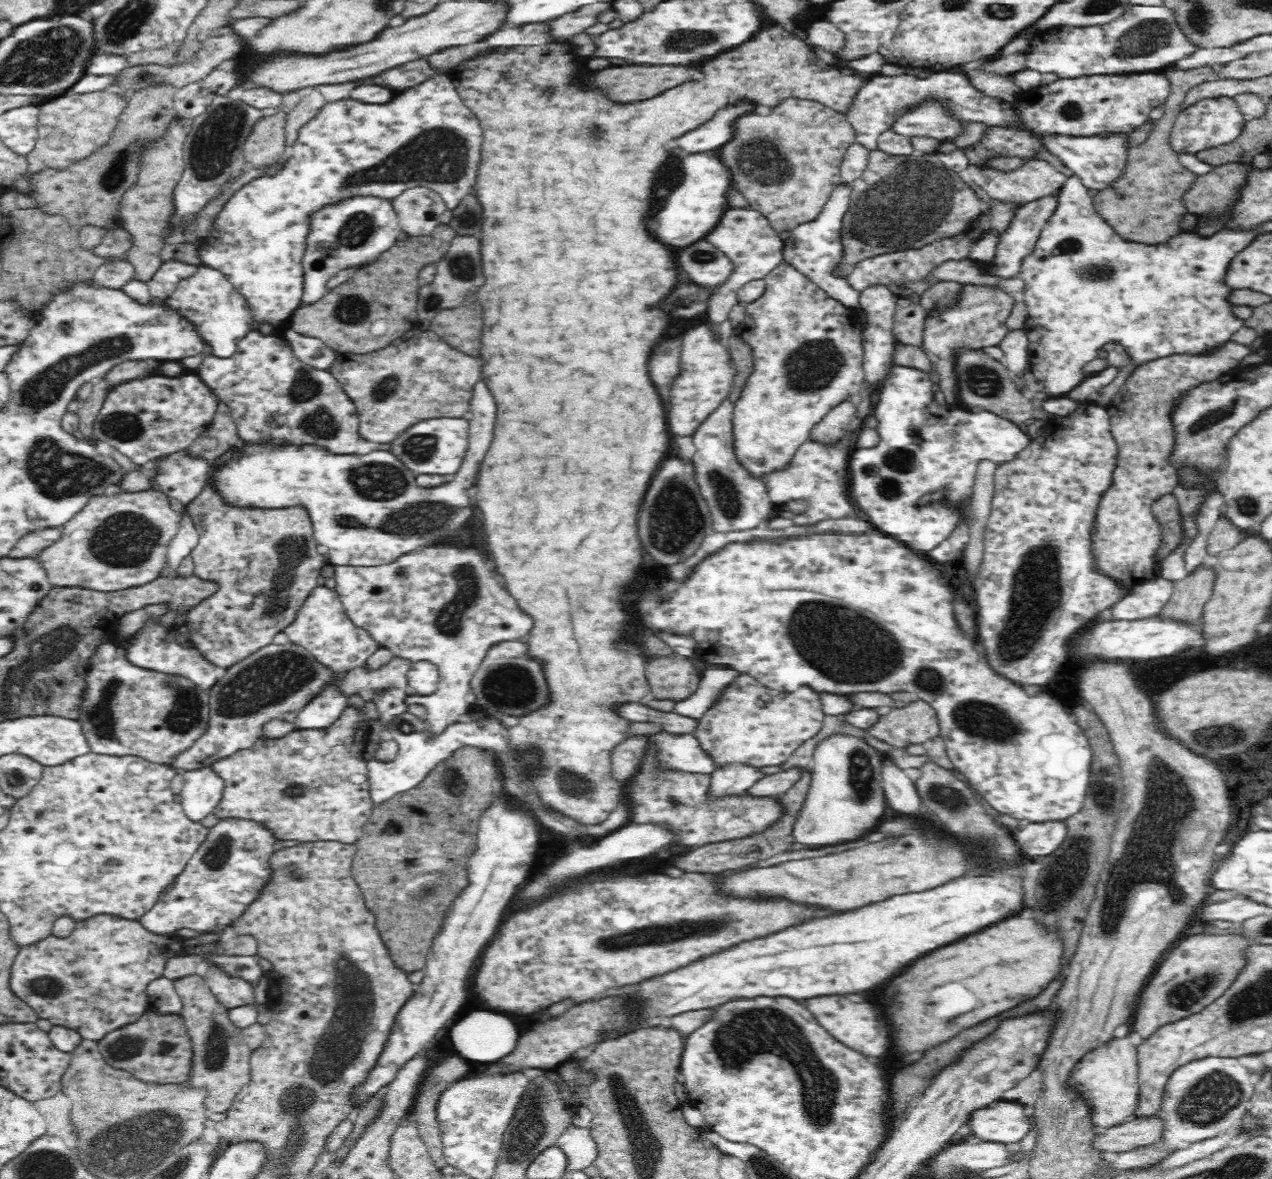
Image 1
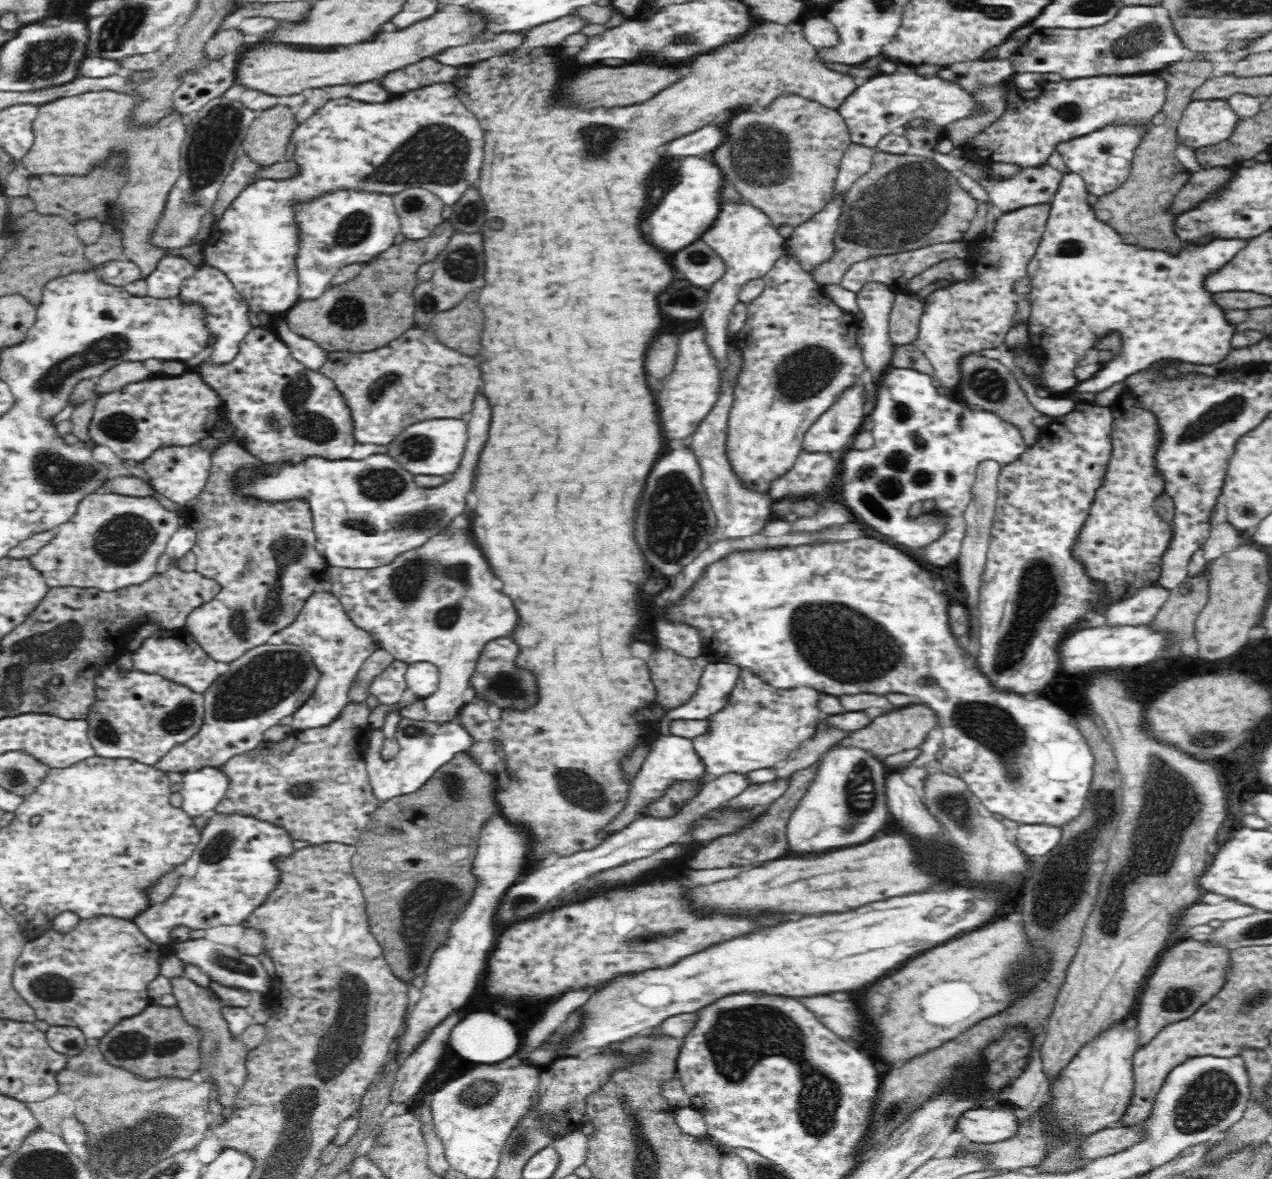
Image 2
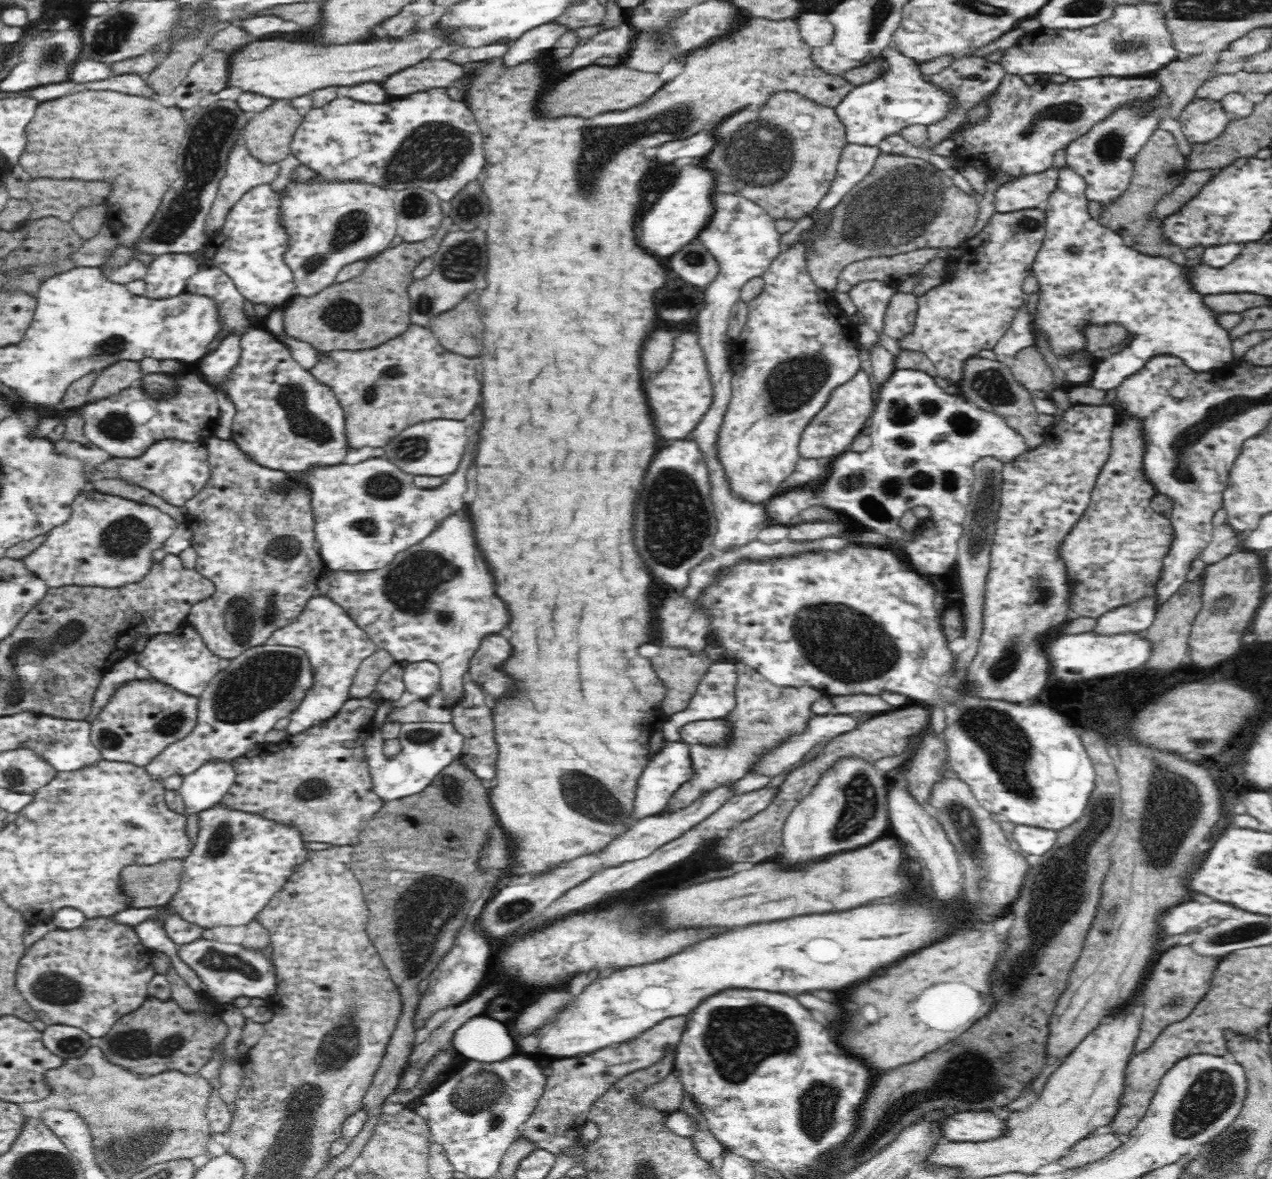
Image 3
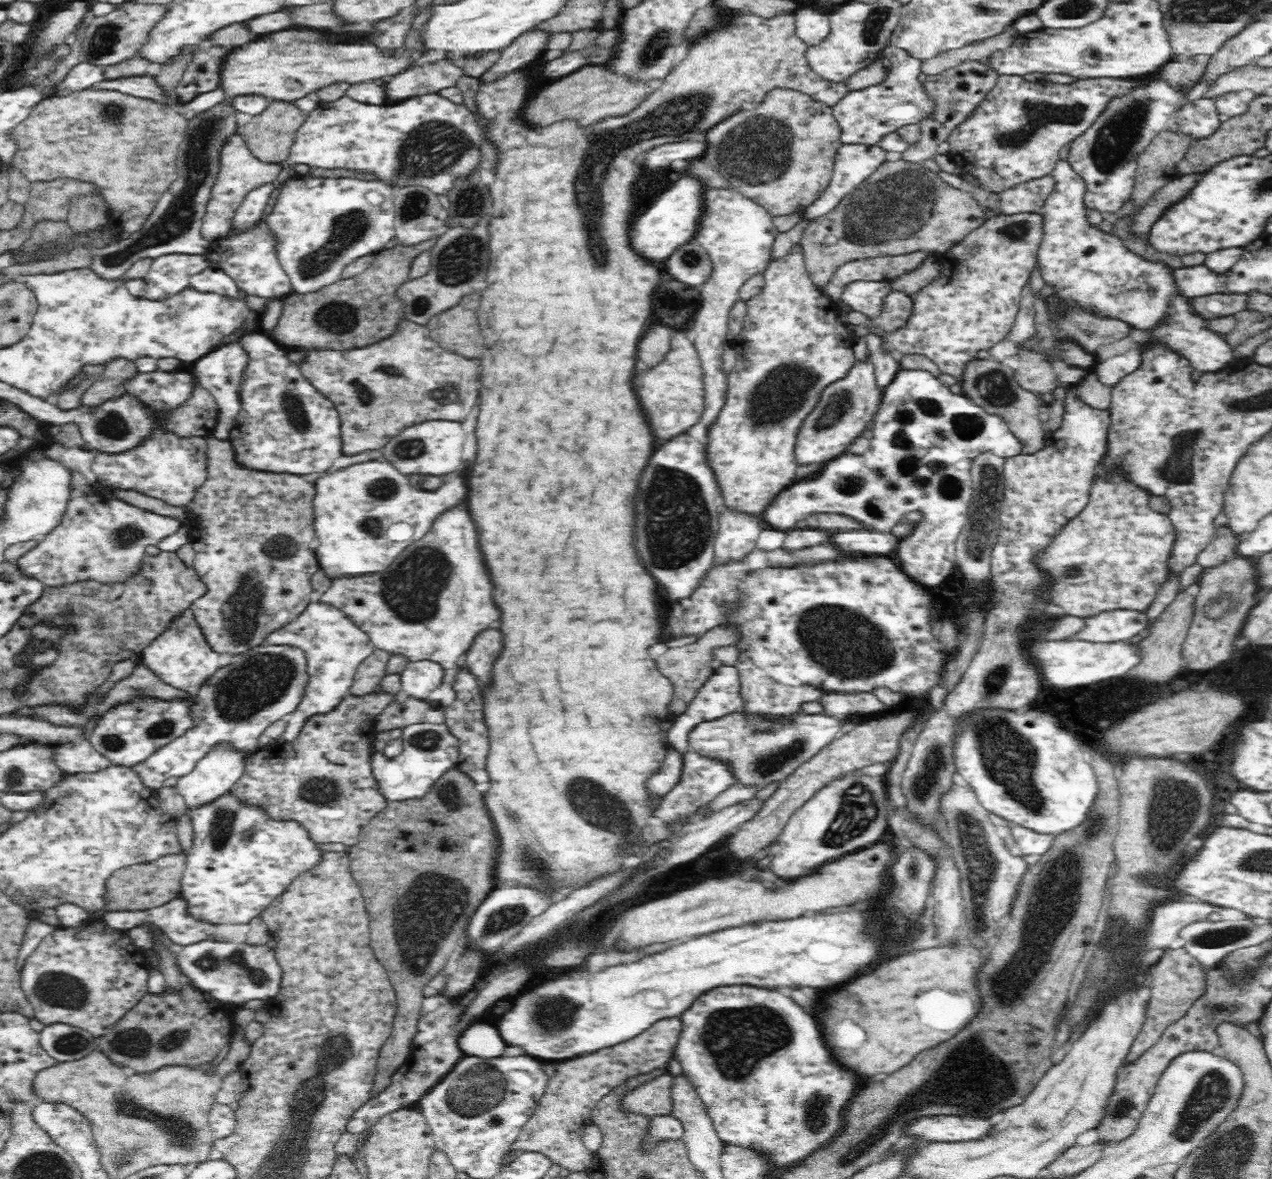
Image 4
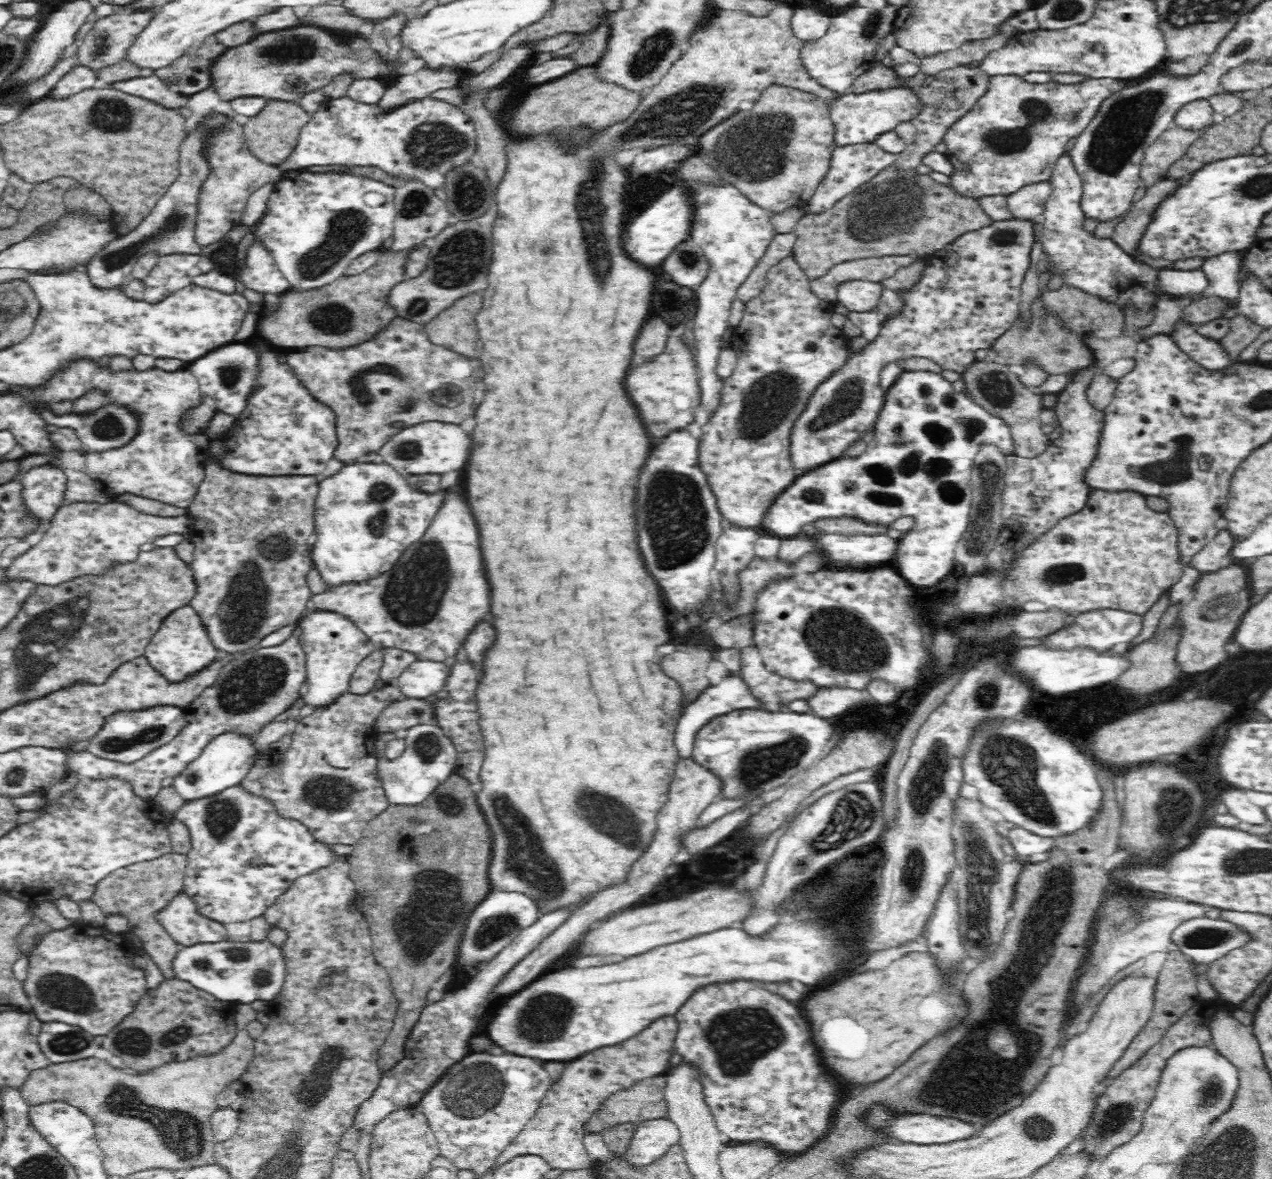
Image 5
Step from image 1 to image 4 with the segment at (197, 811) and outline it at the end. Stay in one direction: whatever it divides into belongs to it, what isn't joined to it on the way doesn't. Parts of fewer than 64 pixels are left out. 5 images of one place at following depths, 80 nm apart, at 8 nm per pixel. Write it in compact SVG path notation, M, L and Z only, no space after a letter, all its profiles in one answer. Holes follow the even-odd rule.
M218 741L212 748L194 765L194 768L186 776L178 777L176 790L184 798L188 808L194 808L208 801L222 796L241 779L246 768L246 760L252 751L240 750L234 747L230 741Z

